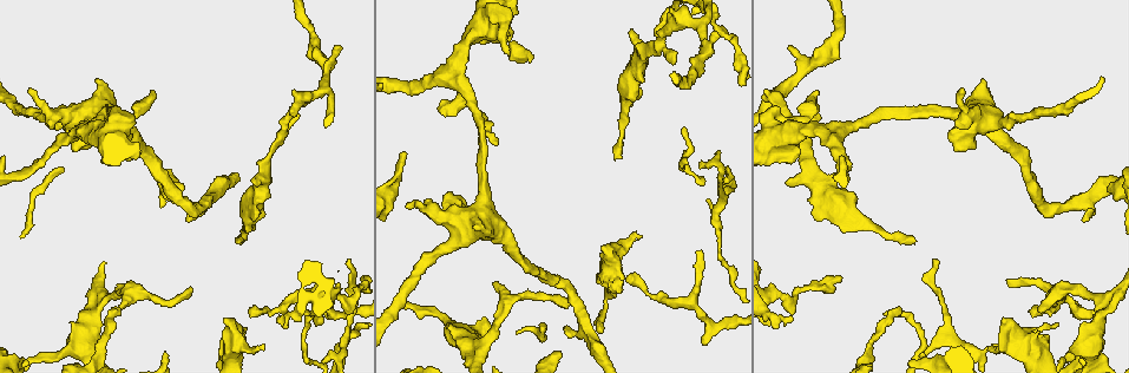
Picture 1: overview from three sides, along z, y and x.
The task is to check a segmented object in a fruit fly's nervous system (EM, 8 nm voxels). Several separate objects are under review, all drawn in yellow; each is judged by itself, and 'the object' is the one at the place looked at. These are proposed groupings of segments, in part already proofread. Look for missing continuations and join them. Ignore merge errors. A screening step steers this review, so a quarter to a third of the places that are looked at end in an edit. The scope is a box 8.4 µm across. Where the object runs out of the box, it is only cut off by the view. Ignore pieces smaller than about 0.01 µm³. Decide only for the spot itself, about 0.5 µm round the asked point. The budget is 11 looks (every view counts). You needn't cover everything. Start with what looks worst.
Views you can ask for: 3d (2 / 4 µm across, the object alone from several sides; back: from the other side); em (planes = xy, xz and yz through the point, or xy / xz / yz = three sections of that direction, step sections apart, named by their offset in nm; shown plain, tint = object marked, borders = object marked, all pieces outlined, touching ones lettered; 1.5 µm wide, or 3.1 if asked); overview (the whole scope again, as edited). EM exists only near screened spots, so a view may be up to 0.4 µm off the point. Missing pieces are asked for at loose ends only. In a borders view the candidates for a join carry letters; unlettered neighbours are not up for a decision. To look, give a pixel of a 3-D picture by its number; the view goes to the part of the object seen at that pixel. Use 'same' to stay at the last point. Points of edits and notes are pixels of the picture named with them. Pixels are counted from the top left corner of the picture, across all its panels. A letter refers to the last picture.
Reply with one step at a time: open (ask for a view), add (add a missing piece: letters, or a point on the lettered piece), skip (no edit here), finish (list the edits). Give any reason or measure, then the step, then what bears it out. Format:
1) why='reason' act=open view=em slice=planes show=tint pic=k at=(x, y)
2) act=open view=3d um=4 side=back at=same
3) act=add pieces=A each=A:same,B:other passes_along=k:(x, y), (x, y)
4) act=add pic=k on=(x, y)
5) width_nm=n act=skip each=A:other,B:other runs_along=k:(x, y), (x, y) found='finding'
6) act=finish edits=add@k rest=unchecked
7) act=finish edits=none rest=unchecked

why='free end' act=open view=3d um=2 side=back pic=1 at=(410, 207)

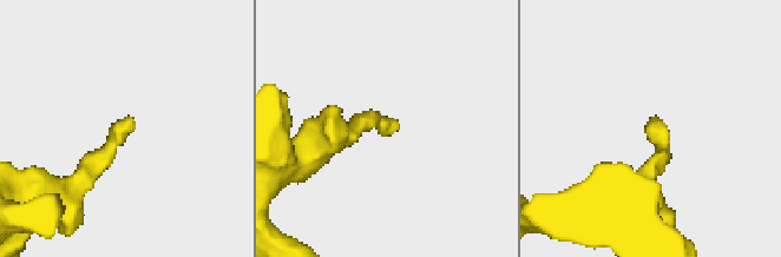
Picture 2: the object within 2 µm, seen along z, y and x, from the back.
why='need the tissue' act=open view=em slice=planes show=borders pic=2 at=(391, 120)

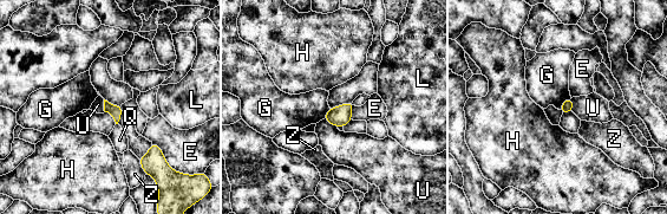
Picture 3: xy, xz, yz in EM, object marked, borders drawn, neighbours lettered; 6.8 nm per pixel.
act=skip each=E:other,G:other,H:other,L:other,Q:other,U:other,Z:other border=3:(570, 96), (558, 109) found='no lettered piece goes on from it'

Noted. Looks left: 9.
act=open view=em slice=planes show=borders pic=1 at=(696, 250)

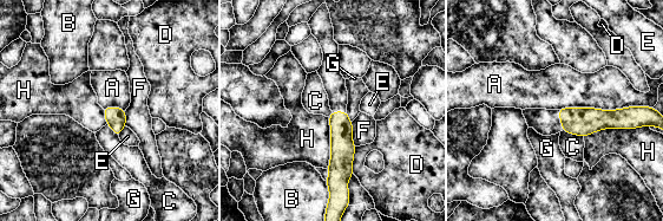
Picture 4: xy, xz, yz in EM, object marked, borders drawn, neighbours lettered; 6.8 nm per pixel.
width_nm=140 act=skip each=A:other,B:other,C:other,D:other,E:other,F:other,G:other,H:other runs_along=4:(345, 114), (336, 183) found='none of them fits'

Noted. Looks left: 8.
why='thin end' act=open view=em slice=xy step=8 show=borders pic=1 at=(656, 36)

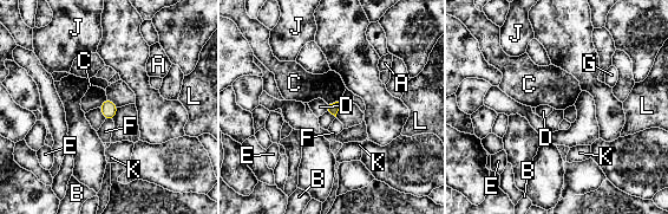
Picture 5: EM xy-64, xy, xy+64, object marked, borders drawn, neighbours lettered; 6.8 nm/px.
act=skip each=A:other,B:other,C:other,D:other,E:other,F:other,G:other,J:other,K:other,L:other border=5:(340, 101), (328, 104) found='none of them fits'

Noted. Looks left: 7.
why='free end' act=open view=em slice=planes show=borders pic=1 at=(727, 181)

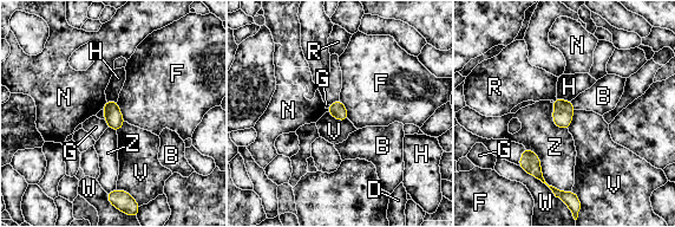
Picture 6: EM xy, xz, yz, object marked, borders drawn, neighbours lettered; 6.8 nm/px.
act=skip each=B:other,D:other,F:other,G:other,H:other,N:other,R:other,V:other,W:other,Z:other border=6:(327, 111), (340, 121), (347, 120) found='none of them fits'

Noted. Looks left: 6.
act=finish edits=none rest=unchecked

